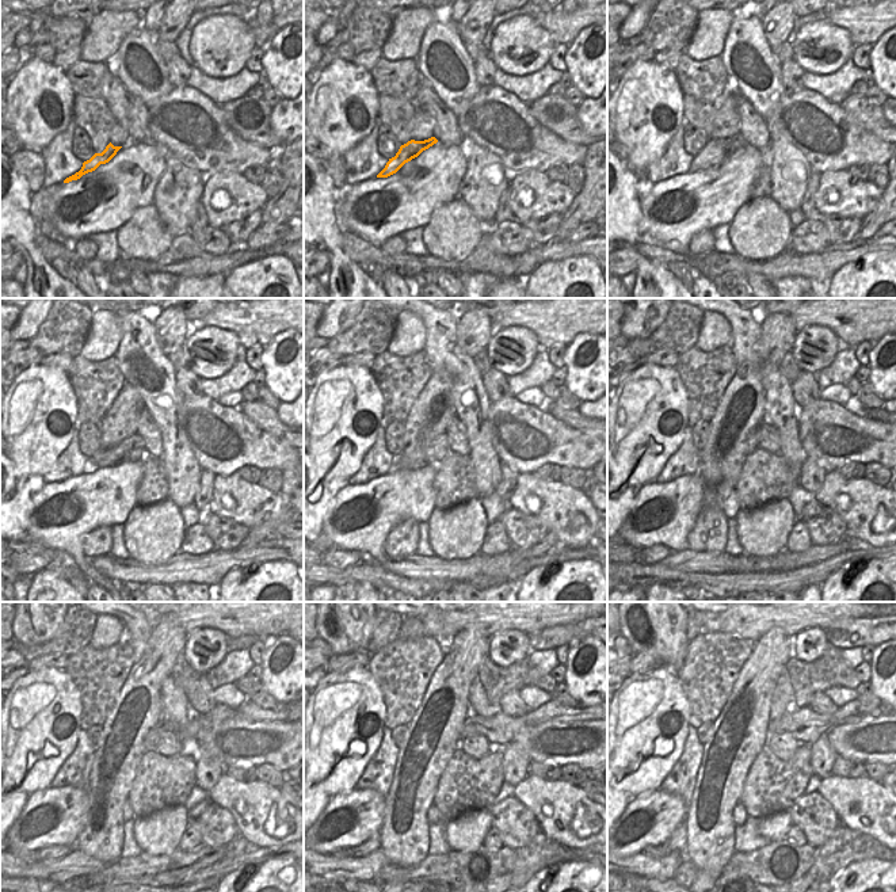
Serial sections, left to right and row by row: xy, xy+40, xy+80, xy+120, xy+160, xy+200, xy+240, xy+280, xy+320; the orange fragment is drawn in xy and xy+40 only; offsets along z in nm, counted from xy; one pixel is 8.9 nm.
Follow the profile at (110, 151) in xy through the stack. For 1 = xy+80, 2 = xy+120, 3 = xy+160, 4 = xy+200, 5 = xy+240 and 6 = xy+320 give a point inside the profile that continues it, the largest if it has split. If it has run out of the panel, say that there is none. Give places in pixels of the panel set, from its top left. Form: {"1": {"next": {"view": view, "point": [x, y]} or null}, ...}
{"1": {"next": {"view": "xy+80", "point": [715, 151]}}, "2": {"next": {"view": "xy+120", "point": [133, 449]}}, "3": {"next": {"view": "xy+160", "point": [438, 449]}}, "4": {"next": {"view": "xy+200", "point": [752, 439]}}, "5": {"next": {"view": "xy+240", "point": [193, 727]}}, "6": {"next": {"view": "xy+320", "point": [804, 724]}}}

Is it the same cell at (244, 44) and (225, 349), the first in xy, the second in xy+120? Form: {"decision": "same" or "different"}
{"decision": "same"}

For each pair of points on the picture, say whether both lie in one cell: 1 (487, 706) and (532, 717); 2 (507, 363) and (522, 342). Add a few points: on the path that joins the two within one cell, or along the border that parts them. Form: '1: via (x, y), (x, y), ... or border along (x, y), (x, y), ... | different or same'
1: border along (496, 709), (488, 716), (477, 716) | different
2: via (514, 359), (523, 355), (523, 349) | same

